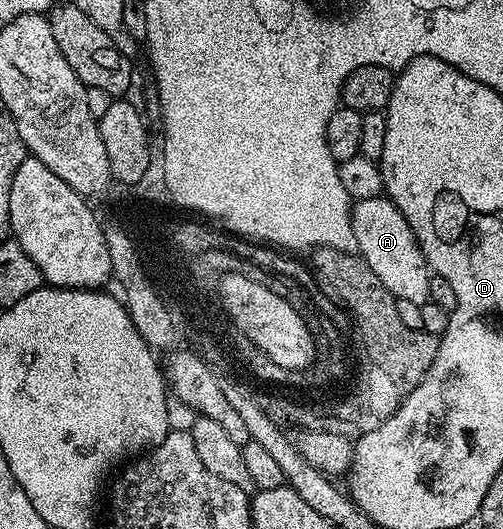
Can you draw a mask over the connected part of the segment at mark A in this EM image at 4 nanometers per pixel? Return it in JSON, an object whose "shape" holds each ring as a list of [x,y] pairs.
{"shape":[[[382,196],[371,200],[353,202],[351,228],[355,228],[357,247],[364,251],[364,259],[372,262],[374,270],[377,270],[381,278],[385,279],[385,285],[389,286],[389,292],[393,294],[394,298],[411,300],[411,304],[419,304],[420,306],[429,301],[429,293],[431,292],[429,265],[411,232],[411,228],[407,224],[407,220],[403,220],[403,212],[399,212],[399,208],[395,208],[395,204],[389,197]]]}

